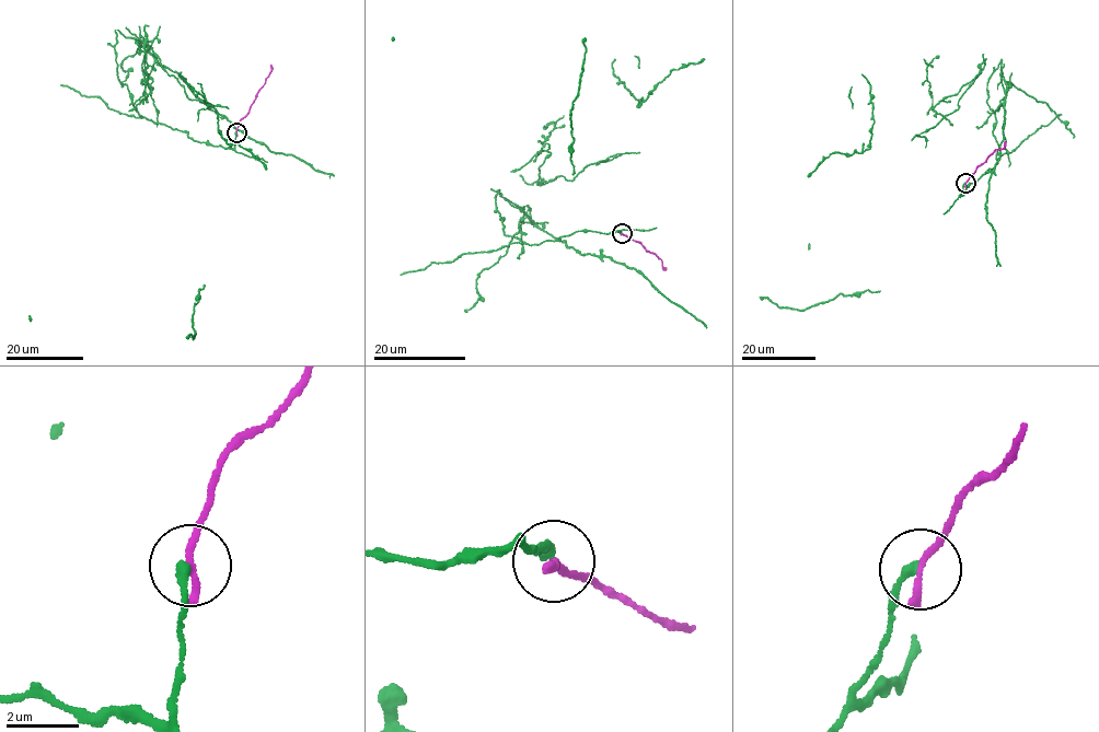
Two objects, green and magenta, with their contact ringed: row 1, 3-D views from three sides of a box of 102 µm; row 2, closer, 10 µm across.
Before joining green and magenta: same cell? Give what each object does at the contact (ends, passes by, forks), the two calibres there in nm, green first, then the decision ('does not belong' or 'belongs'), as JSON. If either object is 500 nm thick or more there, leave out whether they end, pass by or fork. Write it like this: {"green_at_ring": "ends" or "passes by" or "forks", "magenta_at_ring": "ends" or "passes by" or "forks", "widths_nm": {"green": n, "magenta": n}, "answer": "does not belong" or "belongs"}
{"green_at_ring": "ends", "magenta_at_ring": "ends", "widths_nm": {"green": 240, "magenta": 240}, "answer": "does not belong"}

